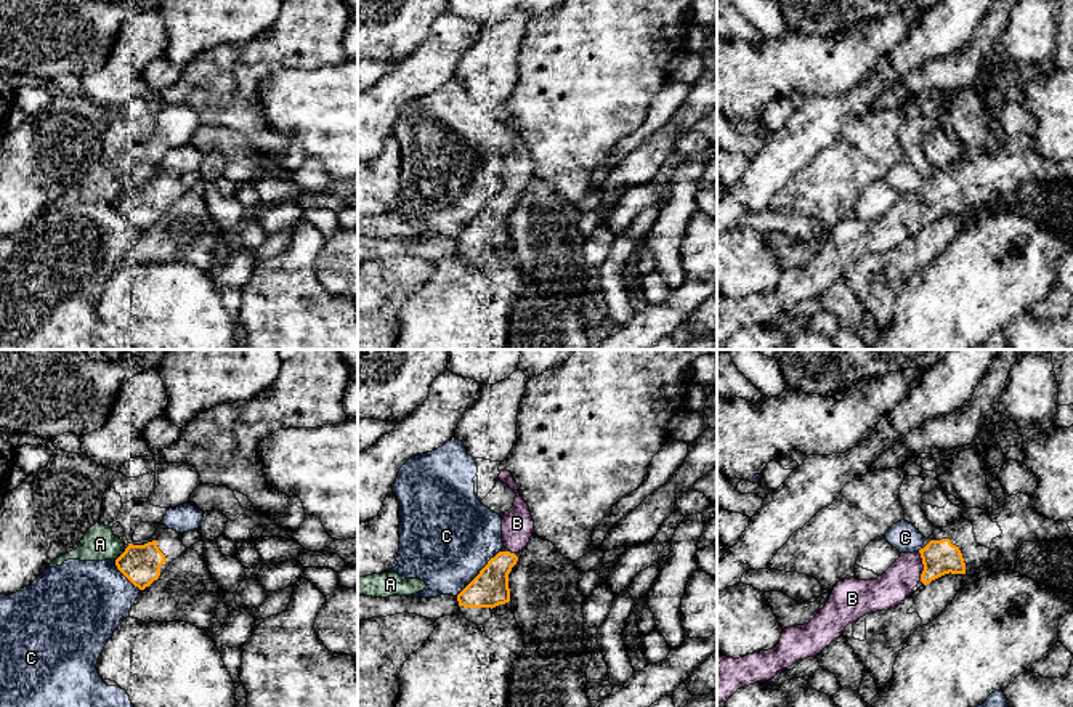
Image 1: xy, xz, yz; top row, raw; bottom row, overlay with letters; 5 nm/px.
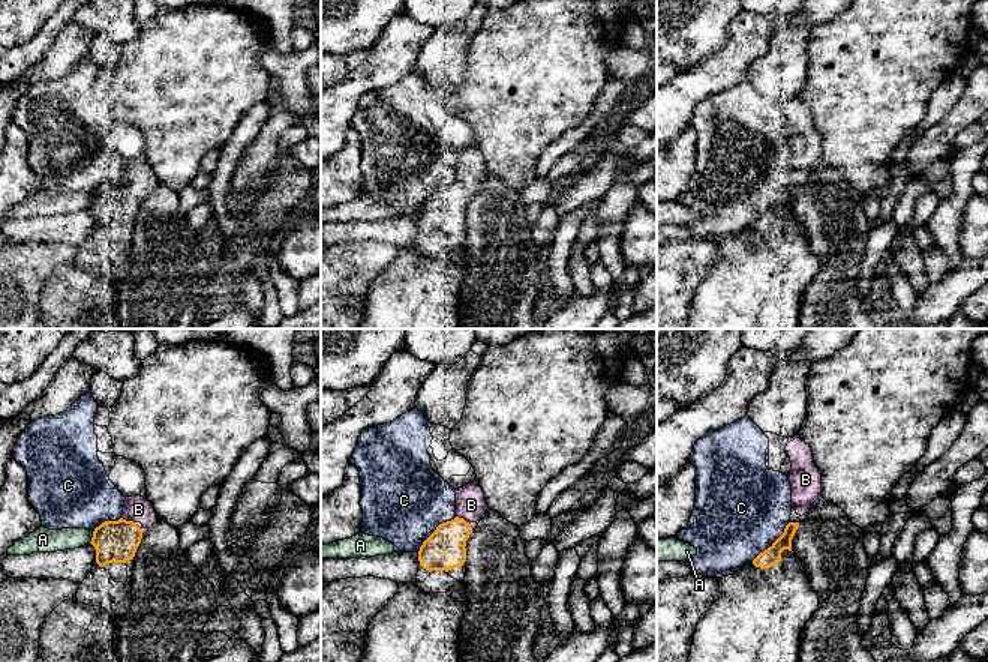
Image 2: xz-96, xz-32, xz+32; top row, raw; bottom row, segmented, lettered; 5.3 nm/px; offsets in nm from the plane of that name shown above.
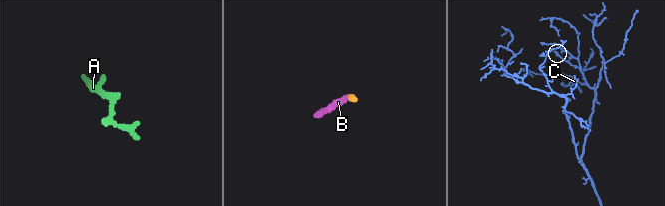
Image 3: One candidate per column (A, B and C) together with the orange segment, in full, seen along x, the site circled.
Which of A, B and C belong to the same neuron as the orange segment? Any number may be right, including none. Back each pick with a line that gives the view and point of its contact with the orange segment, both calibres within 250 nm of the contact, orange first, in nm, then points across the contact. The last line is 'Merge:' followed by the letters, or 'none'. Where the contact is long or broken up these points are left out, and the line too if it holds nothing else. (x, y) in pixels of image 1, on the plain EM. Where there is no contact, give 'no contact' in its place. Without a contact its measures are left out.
B: meets orange in yz at (923, 201); 180 nm thick on the orange side, 170 nm on the other
Merge: B

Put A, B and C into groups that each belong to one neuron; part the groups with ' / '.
A / B / C

